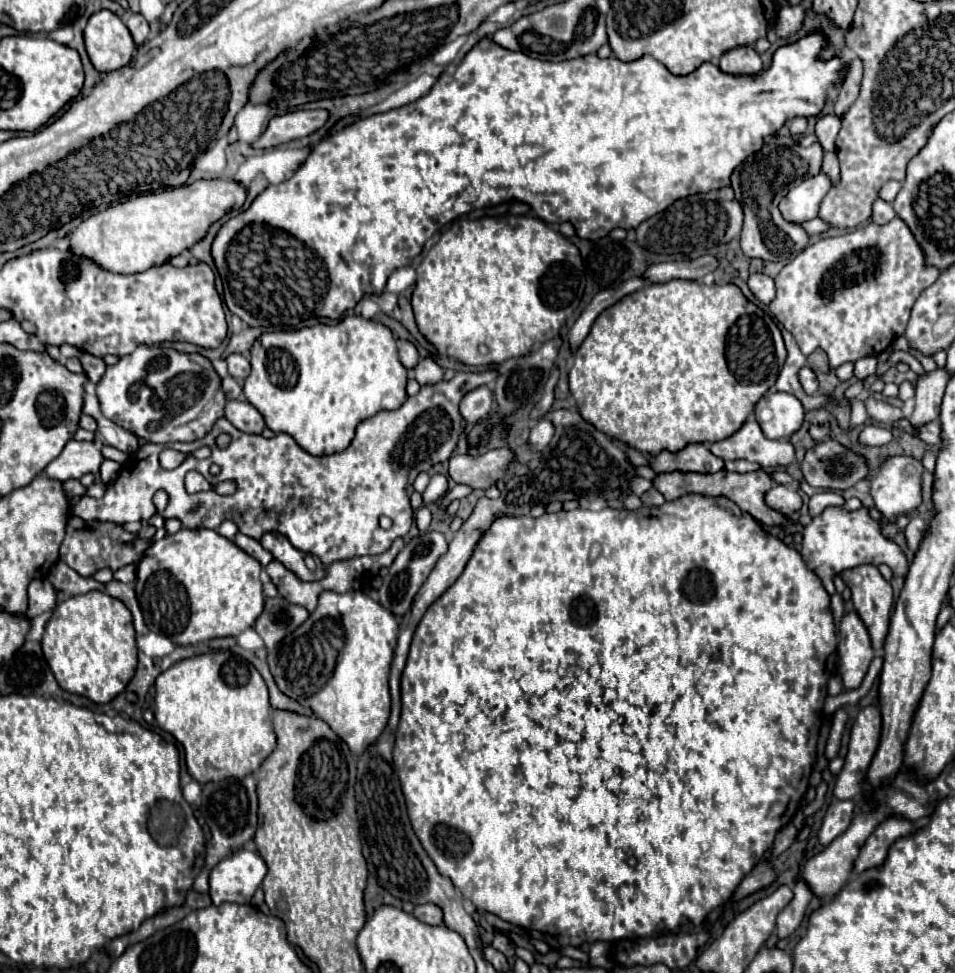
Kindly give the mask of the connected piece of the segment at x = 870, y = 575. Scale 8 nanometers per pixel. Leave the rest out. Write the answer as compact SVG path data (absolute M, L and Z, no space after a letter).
M857 566L837 576L851 590L855 612L871 634L873 648L883 648L893 608L891 584L879 574L875 566Z

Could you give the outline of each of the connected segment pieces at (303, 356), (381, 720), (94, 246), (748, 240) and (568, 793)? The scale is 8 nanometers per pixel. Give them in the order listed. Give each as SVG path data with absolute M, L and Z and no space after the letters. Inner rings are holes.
M345 316L341 322L337 324L317 324L317 326L311 326L311 328L303 328L303 330L297 330L297 332L271 332L271 334L261 334L253 348L251 348L251 374L247 376L245 384L243 384L243 394L245 394L245 400L249 404L253 404L263 420L265 420L265 426L271 428L273 432L285 432L289 434L303 450L307 450L309 454L313 456L323 456L323 454L337 454L337 452L343 452L351 440L353 440L353 434L355 434L355 428L361 420L365 418L371 418L373 414L381 412L381 410L397 410L407 394L405 394L405 382L407 382L407 370L401 366L399 358L397 358L397 344L395 344L395 338L391 334L391 330L379 322L373 322L373 320L363 320L361 316Z
M325 592L319 598L317 610L289 636L285 636L273 650L267 652L267 664L279 690L311 708L313 716L327 722L331 730L349 746L355 756L361 756L381 736L390 714L391 696L387 678L397 644L397 618L389 614L379 602L361 592Z
M227 178L197 180L175 188L162 188L149 194L131 196L131 200L109 206L83 220L69 236L71 250L85 254L105 270L117 274L139 274L161 266L203 240L209 228L231 210L239 210L247 200L247 190Z
M767 142L757 154L749 156L741 166L735 168L731 176L731 188L735 190L737 202L743 206L743 230L741 230L741 248L745 256L749 258L763 258L763 260L787 260L789 254L801 252L809 244L809 234L803 228L797 228L793 224L787 224L781 218L779 212L779 202L781 198L801 184L805 178L817 176L821 172L823 164L823 174L829 176L831 184L839 184L839 160L835 152L827 152L823 158L823 148L815 142L809 148L803 146L781 146Z
M687 494L685 498L665 502L659 508L639 508L639 510L571 510L571 512L557 512L557 514L543 514L539 518L531 516L519 516L509 518L501 516L493 522L491 530L481 538L477 544L471 560L467 562L463 574L457 578L457 582L441 596L433 606L425 612L421 618L409 658L401 676L401 722L397 728L397 742L393 748L395 768L401 780L403 796L407 802L409 818L413 820L413 830L417 838L421 840L425 852L435 862L439 874L447 876L455 888L461 890L463 898L471 900L473 906L479 912L489 912L499 916L501 920L527 928L529 934L541 934L541 940L549 944L549 948L559 950L565 946L581 948L583 944L593 944L599 940L615 942L623 938L649 938L665 932L675 932L683 928L685 924L699 926L709 916L711 910L719 908L723 902L731 898L739 882L745 874L757 864L757 860L763 858L763 854L773 846L773 840L783 828L797 806L793 806L793 798L801 798L803 790L807 790L807 780L811 774L811 764L815 760L815 748L819 738L819 724L821 724L821 712L827 696L827 680L831 674L829 662L835 654L837 640L835 640L835 624L829 608L829 594L825 592L821 580L805 566L801 554L789 546L785 546L775 536L767 534L759 522L749 518L745 512L739 510L737 504L733 504L727 498L707 498L699 494ZM599 542L601 552L595 560L589 558L591 544Z

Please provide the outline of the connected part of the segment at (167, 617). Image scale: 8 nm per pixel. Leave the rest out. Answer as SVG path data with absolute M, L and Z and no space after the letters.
M205 528L179 530L177 534L167 534L155 540L153 546L143 554L141 562L137 564L135 592L145 616L145 624L151 632L167 636L177 646L191 646L213 638L237 636L255 624L265 604L259 574L261 564L219 532Z

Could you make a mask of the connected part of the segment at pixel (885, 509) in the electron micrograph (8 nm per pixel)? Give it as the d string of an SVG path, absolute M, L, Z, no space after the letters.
M889 456L871 482L871 496L885 516L909 514L921 504L923 464L909 456Z

